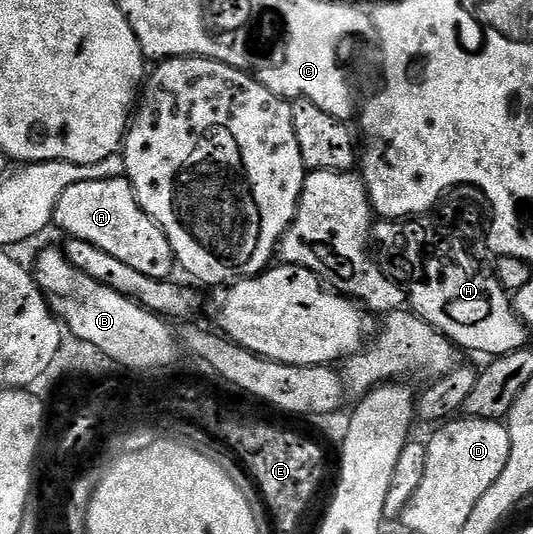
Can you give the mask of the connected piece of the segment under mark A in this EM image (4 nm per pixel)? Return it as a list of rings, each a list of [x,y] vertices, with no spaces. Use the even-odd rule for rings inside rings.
[[[128,178],[111,180],[91,180],[83,184],[71,184],[63,192],[59,204],[55,204],[53,226],[69,234],[70,239],[90,242],[95,248],[103,248],[115,260],[123,260],[130,268],[135,268],[152,278],[168,279],[175,270],[173,249],[161,226],[137,202],[133,185]]]

